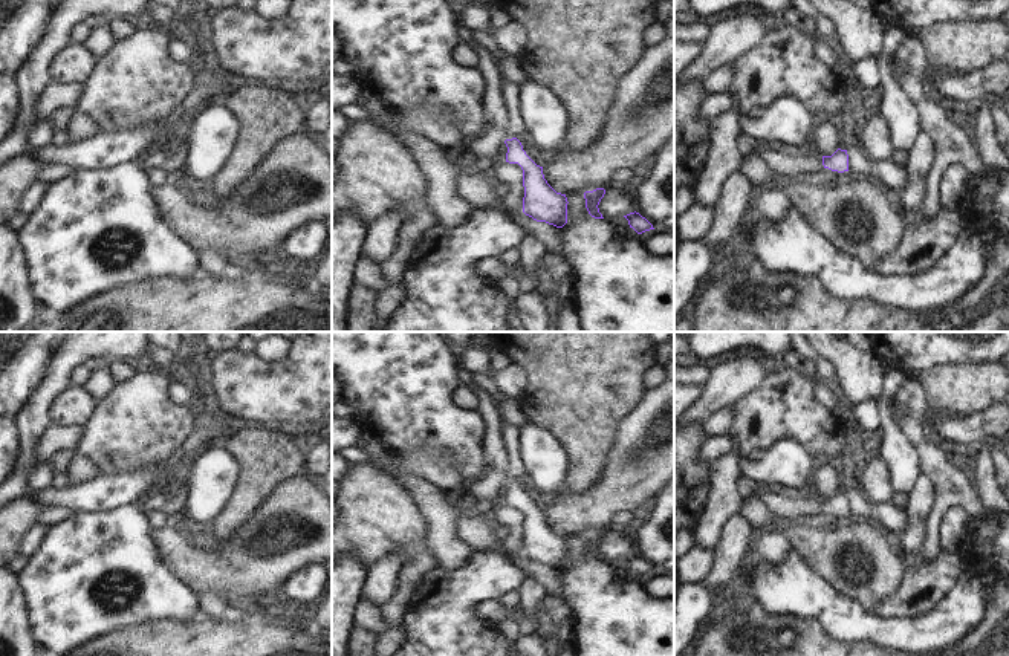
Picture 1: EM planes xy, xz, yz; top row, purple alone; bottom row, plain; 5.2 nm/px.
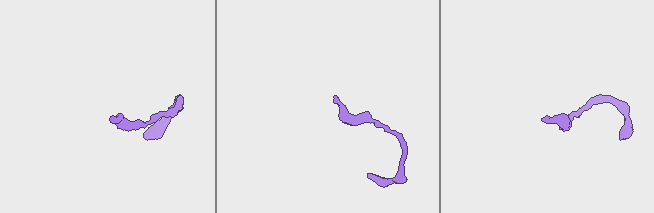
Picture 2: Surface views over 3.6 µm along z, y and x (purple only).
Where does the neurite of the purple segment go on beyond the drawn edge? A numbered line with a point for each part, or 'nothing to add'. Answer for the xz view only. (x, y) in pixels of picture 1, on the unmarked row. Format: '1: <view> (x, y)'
1: xz (514, 470)

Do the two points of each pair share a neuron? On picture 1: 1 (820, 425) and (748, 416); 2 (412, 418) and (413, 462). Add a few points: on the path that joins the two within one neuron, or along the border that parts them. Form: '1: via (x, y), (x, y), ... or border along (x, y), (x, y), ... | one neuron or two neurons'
1: via (801, 416), (766, 415) | one neuron
2: border along (450, 448), (415, 447), (407, 453), (395, 454) | two neurons

